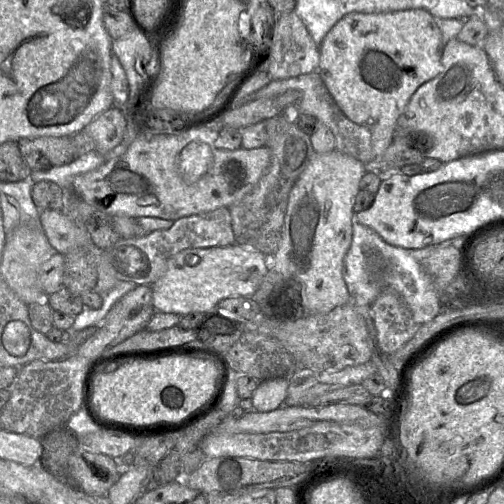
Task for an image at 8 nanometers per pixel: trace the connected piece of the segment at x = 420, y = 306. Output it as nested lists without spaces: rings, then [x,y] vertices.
[[[355,213],[353,216],[352,242],[344,258],[343,277],[353,305],[372,305],[382,293],[396,292],[408,305],[413,319],[418,325],[431,321],[442,310],[442,302],[435,285],[421,263],[412,255],[412,249],[386,243],[373,229],[357,222]]]

